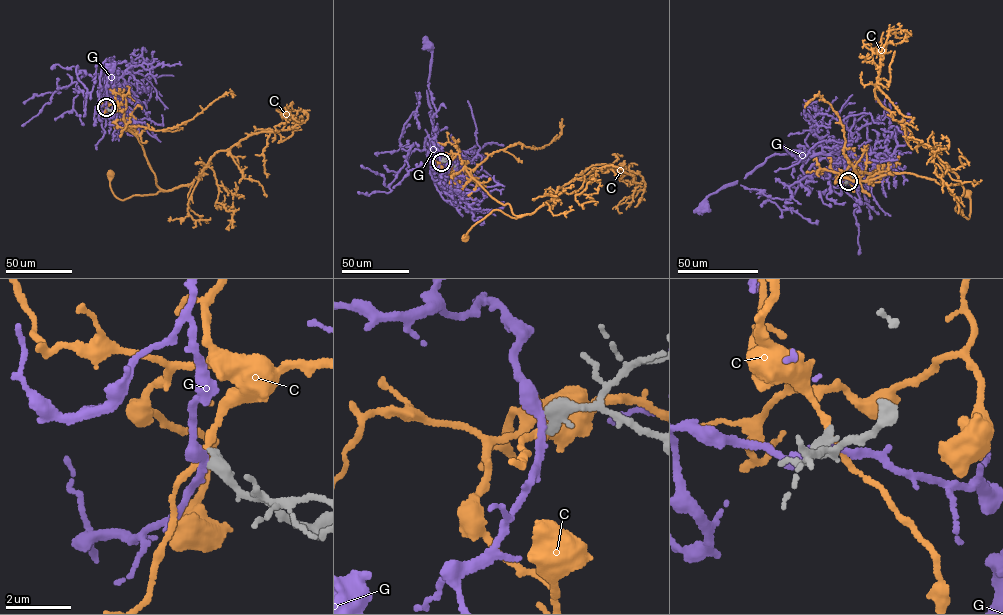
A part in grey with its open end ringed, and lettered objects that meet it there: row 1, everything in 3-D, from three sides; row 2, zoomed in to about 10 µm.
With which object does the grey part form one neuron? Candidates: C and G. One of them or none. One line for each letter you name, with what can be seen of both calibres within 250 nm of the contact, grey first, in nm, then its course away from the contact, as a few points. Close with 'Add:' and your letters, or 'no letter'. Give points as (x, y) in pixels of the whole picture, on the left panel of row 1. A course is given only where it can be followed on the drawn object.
Add: no letter

